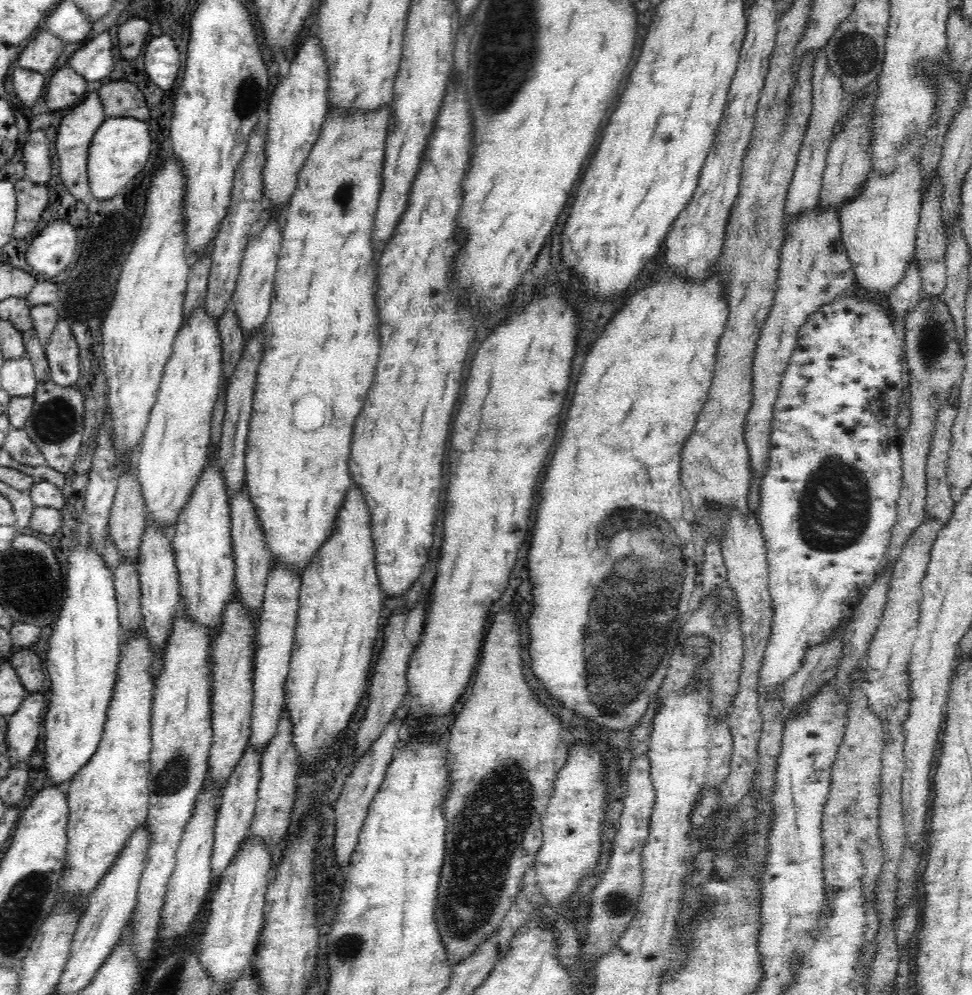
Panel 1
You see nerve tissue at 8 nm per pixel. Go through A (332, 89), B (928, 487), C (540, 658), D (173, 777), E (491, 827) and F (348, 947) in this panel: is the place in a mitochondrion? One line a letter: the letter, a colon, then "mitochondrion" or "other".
A: other
B: other
C: other
D: mitochondrion
E: mitochondrion
F: mitochondrion

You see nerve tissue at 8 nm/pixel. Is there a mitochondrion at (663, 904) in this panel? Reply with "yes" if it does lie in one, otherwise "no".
no

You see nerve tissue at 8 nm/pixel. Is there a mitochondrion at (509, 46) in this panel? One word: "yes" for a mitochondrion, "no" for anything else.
yes

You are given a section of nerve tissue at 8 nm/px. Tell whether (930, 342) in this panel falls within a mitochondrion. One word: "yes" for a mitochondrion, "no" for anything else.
yes

